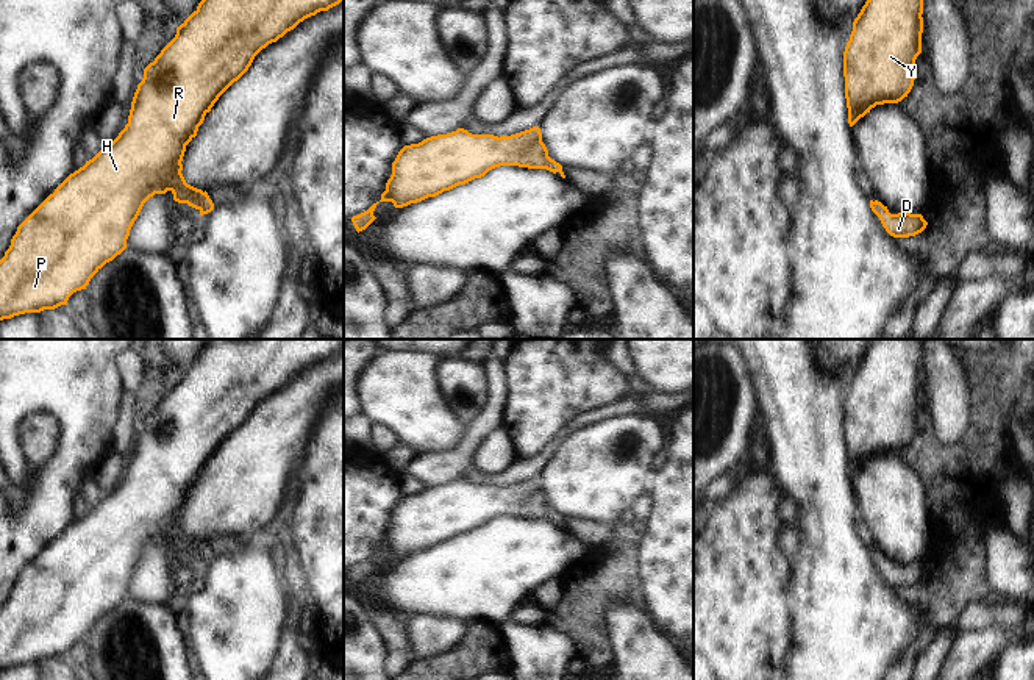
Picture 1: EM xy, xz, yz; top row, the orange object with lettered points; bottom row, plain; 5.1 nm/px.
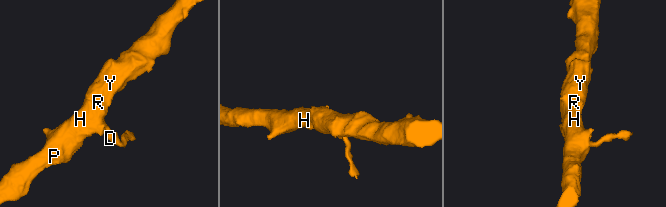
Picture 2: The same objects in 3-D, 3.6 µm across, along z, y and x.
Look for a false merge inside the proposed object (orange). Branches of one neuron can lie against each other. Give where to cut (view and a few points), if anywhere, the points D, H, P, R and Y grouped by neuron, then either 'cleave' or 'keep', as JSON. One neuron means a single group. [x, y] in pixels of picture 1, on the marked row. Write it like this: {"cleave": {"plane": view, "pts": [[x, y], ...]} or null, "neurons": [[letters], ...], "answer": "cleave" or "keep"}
{"cleave": null, "neurons": [["D", "H", "P", "R", "Y"]], "answer": "keep"}

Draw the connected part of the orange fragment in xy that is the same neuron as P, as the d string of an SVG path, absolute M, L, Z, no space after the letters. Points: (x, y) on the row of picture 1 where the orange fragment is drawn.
M201 0L197 9L176 28L175 38L144 69L134 92L128 123L83 167L70 174L19 227L9 249L0 259L0 320L25 313L41 313L67 305L69 297L86 289L91 278L127 249L130 230L144 203L155 194L170 191L173 200L187 203L200 216L214 209L208 192L186 183L183 156L186 145L219 97L251 66L255 56L276 42L305 19L339 5L342 0Z

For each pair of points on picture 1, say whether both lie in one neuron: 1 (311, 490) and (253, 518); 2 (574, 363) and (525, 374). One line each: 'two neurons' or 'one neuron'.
1: two neurons
2: one neuron

